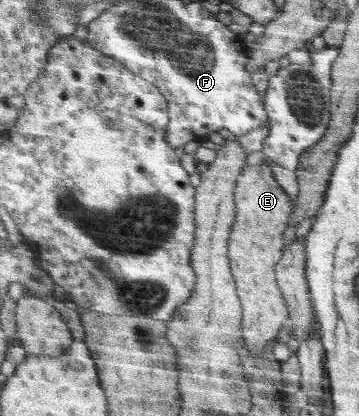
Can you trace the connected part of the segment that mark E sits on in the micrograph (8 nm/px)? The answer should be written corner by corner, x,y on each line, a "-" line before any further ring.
268,160
259,165
247,165
239,178
236,200
239,215
231,238
232,266
245,313
244,344
248,350
259,355
266,351
268,342
276,340
280,330
290,320
288,302
280,288
277,267
286,251
284,248
288,247
284,234
290,226
296,202
280,184
272,162

